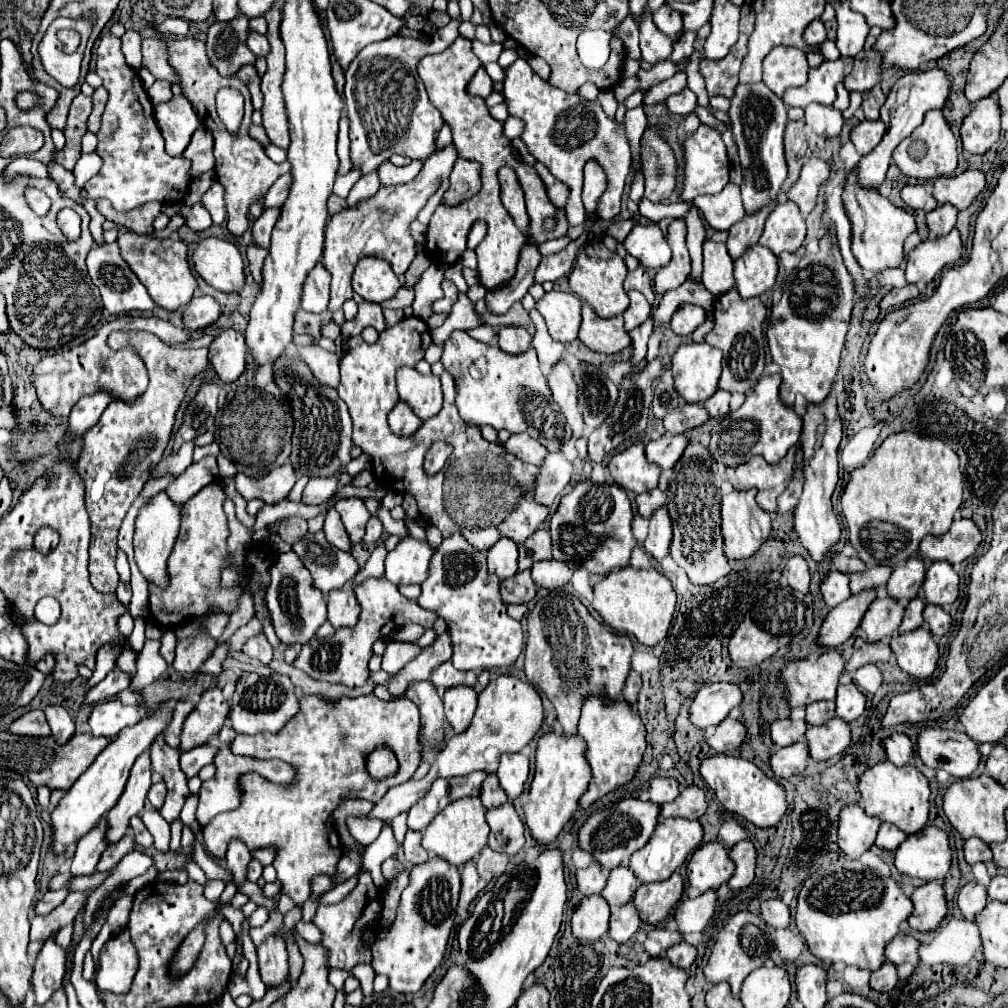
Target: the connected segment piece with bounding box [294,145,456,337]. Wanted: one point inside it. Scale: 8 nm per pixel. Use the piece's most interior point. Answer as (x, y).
(389, 213)

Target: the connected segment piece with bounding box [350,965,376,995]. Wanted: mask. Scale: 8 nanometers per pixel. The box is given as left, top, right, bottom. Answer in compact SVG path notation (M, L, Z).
M358 965L350 971L358 981L360 981L360 989L364 991L364 995L372 993L372 981L374 981L374 969L370 965Z

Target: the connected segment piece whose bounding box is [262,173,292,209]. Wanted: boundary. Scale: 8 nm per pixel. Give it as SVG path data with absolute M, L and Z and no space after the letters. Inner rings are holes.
M284 173L282 177L278 177L278 179L276 179L276 183L274 183L274 185L270 187L270 191L266 193L262 209L272 209L272 207L280 209L280 207L284 205L284 199L288 197L290 183L292 183L292 179L290 179L290 173Z

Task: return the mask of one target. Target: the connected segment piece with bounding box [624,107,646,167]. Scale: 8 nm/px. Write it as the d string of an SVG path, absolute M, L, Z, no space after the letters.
M634 107L626 111L624 117L626 123L626 131L628 131L628 139L632 145L632 159L634 159L634 167L638 167L638 157L640 157L640 137L646 129L646 115L642 111L642 107Z

